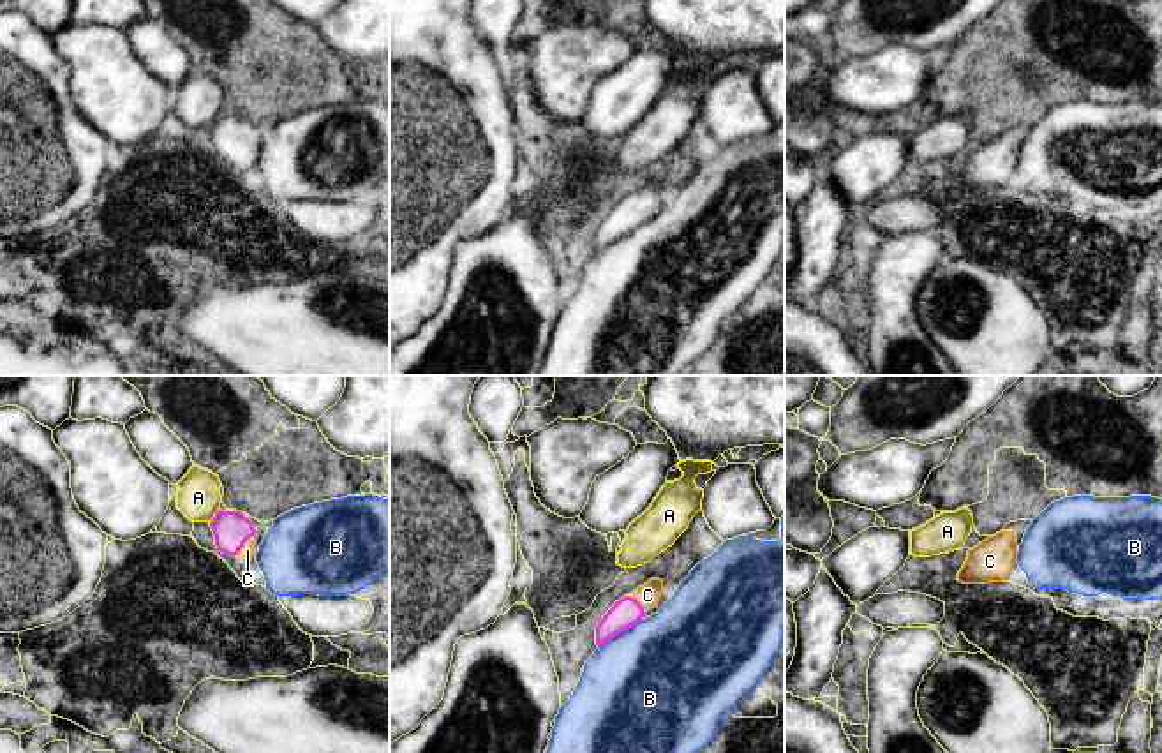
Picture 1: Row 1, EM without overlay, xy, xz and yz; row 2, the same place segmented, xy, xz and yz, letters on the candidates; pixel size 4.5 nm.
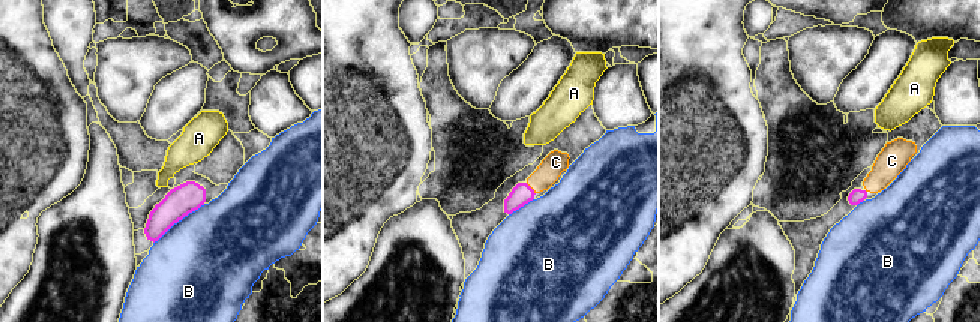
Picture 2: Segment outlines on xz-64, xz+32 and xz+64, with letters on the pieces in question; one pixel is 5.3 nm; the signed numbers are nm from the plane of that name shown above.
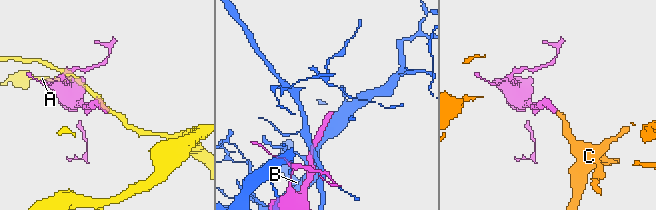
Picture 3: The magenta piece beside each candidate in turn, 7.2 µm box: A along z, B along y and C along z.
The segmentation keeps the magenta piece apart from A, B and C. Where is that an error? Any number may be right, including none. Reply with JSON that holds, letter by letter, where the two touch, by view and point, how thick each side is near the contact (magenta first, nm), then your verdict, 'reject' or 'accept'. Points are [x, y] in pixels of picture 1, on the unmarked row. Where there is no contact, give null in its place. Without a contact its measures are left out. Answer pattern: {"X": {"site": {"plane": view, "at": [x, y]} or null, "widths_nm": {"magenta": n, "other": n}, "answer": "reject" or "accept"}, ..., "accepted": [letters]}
{"A": {"site": {"plane": "xy", "at": [214, 122]}, "widths_nm": {"magenta": 170, "other": 200}, "answer": "reject"}, "B": {"site": {"plane": "xz", "at": [619, 237]}, "widths_nm": {"magenta": 130, "other": 500}, "answer": "reject"}, "C": {"site": {"plane": "xy", "at": [242, 150]}, "widths_nm": {"magenta": 170, "other": 70}, "answer": "accept"}, "accepted": ["C"]}

